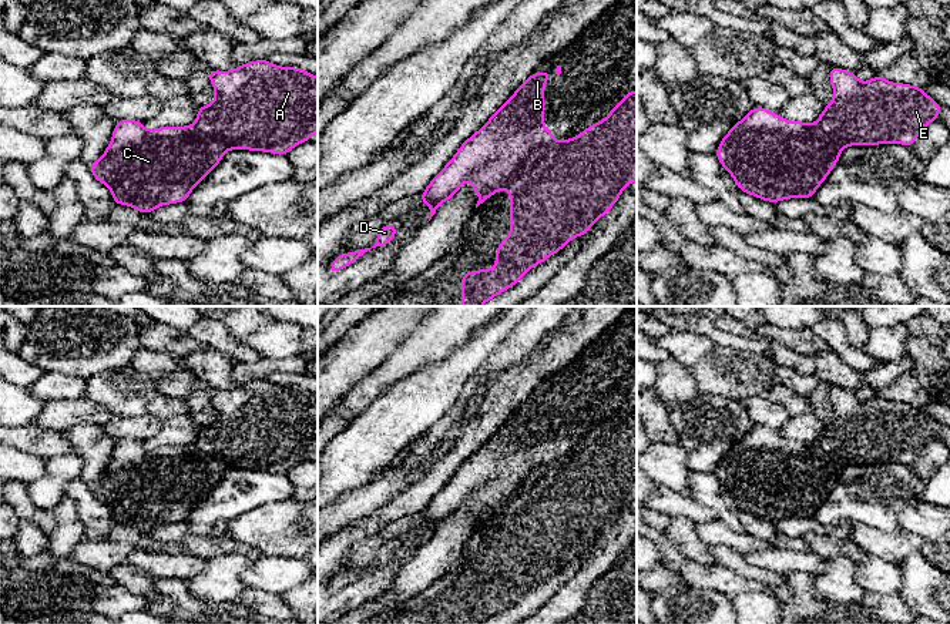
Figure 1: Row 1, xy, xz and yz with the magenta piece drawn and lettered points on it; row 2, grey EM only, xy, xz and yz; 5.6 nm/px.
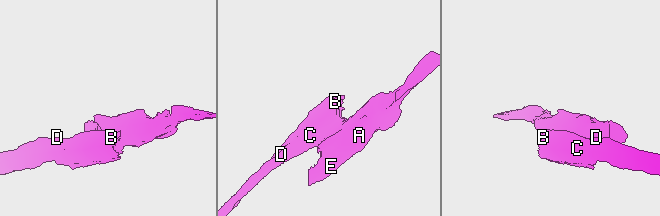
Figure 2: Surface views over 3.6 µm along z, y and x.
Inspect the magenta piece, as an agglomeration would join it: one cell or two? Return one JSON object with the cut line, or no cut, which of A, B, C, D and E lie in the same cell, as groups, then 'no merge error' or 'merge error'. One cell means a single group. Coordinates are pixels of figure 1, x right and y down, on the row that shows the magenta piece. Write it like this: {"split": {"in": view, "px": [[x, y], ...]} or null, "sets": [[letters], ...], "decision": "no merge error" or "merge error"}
{"split": {"in": "xz", "px": [[576, 137], [556, 157], [502, 188]]}, "sets": [["A", "E"], ["B", "C", "D"]], "decision": "merge error"}

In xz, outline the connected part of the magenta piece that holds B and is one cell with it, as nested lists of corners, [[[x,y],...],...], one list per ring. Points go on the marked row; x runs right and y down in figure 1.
[[[548,71],[533,73],[514,91],[513,97],[477,132],[467,138],[446,167],[433,177],[422,192],[422,204],[430,207],[429,221],[437,208],[460,189],[464,181],[471,181],[471,189],[479,194],[477,208],[494,192],[503,191],[504,185],[530,177],[538,167],[557,158],[575,142],[575,137],[557,141],[544,125],[544,87],[550,76]]]

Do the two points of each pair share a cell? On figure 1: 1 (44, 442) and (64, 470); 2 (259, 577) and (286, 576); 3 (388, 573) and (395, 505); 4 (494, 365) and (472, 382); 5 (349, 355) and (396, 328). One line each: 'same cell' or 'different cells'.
1: different cells
2: same cell
3: different cells
4: same cell
5: same cell

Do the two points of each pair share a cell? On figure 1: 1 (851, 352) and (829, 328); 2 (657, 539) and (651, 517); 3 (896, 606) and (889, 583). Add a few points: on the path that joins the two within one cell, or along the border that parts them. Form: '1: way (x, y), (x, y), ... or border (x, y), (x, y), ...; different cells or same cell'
1: way (845, 346), (832, 334); same cell
2: border (651, 524), (663, 532); different cells
3: border (866, 590), (896, 594); different cells

